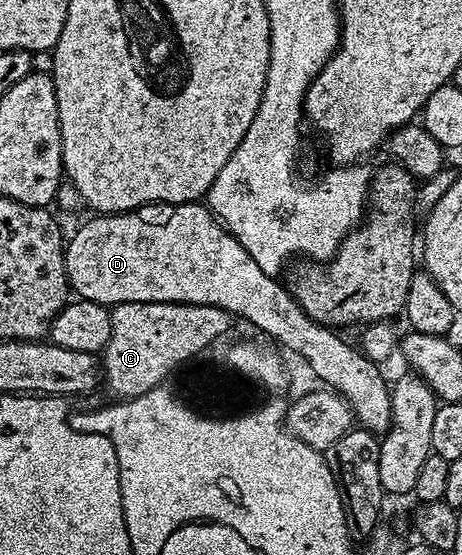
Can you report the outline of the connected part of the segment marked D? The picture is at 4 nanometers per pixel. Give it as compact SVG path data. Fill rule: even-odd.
M197 201L194 203L153 203L147 207L141 207L139 211L129 211L118 215L106 215L103 213L97 214L96 219L85 222L77 231L77 235L67 240L64 249L64 268L68 274L69 288L79 298L88 299L92 303L103 303L105 305L115 305L122 302L160 302L160 303L185 303L190 306L217 306L218 309L226 310L237 320L245 319L248 323L253 323L260 331L265 331L269 340L275 341L281 348L289 347L290 350L296 351L296 355L300 359L305 359L308 362L308 367L321 379L321 384L327 385L331 390L343 396L344 400L352 406L354 419L361 428L365 431L372 432L377 437L383 436L384 432L388 430L392 423L392 393L390 390L389 380L384 380L384 375L379 366L371 363L368 358L364 356L363 351L352 347L343 339L343 334L337 333L331 327L323 327L320 323L314 320L301 309L292 292L288 290L287 286L279 278L267 275L258 267L257 262L251 259L250 253L246 253L246 249L242 249L242 245L229 233L227 227L208 210L203 202Z

